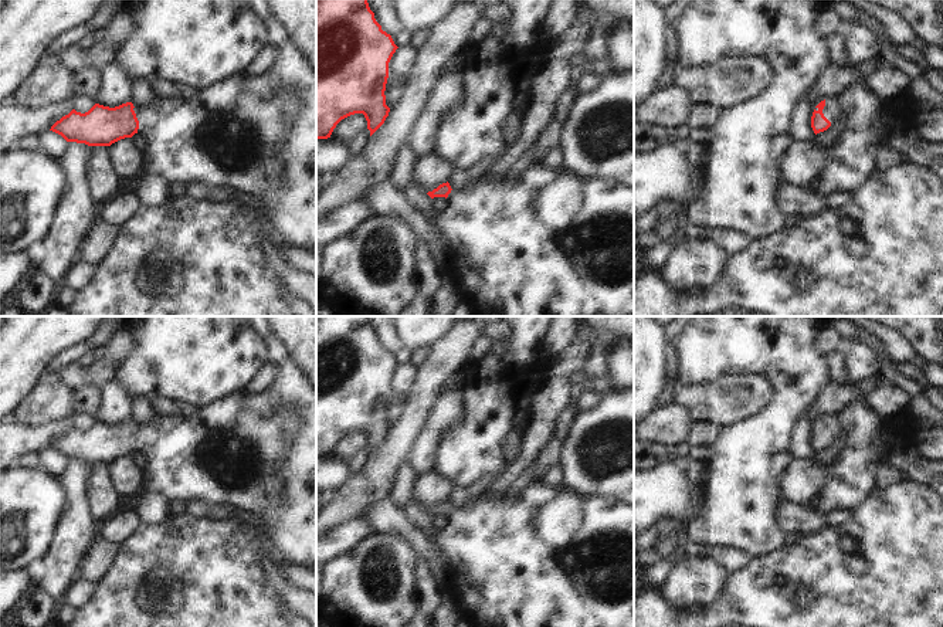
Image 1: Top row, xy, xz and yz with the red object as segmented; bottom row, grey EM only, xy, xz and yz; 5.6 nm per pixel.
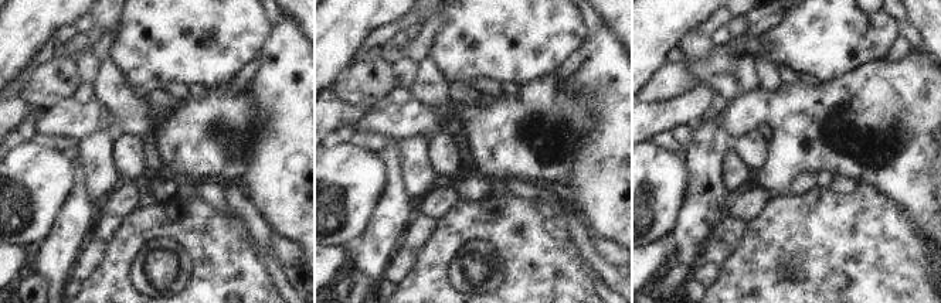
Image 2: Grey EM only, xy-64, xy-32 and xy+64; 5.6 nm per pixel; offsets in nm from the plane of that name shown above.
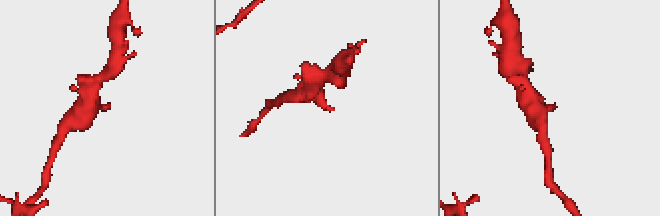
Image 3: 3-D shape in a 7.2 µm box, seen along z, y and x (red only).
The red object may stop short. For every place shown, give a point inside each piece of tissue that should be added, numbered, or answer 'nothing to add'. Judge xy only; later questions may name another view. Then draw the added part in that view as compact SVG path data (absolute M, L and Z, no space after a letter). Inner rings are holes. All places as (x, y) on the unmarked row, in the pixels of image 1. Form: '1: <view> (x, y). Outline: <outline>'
1: xy (226, 453). Outline: M268 392L235 393L200 410L179 417L159 416L149 424L135 424L138 451L146 467L140 492L130 502L140 523L157 525L173 501L227 504L265 518L271 511L268 495L279 491L277 474L295 437L296 414L279 406Z

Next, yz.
1: yz (851, 478). Outline: M866 397L852 400L827 416L822 431L831 440L830 445L838 438L844 444L828 464L827 479L813 508L828 515L835 509L852 512L859 506L875 489L881 448L899 440L898 423L908 416L908 411L899 416L875 413Z

